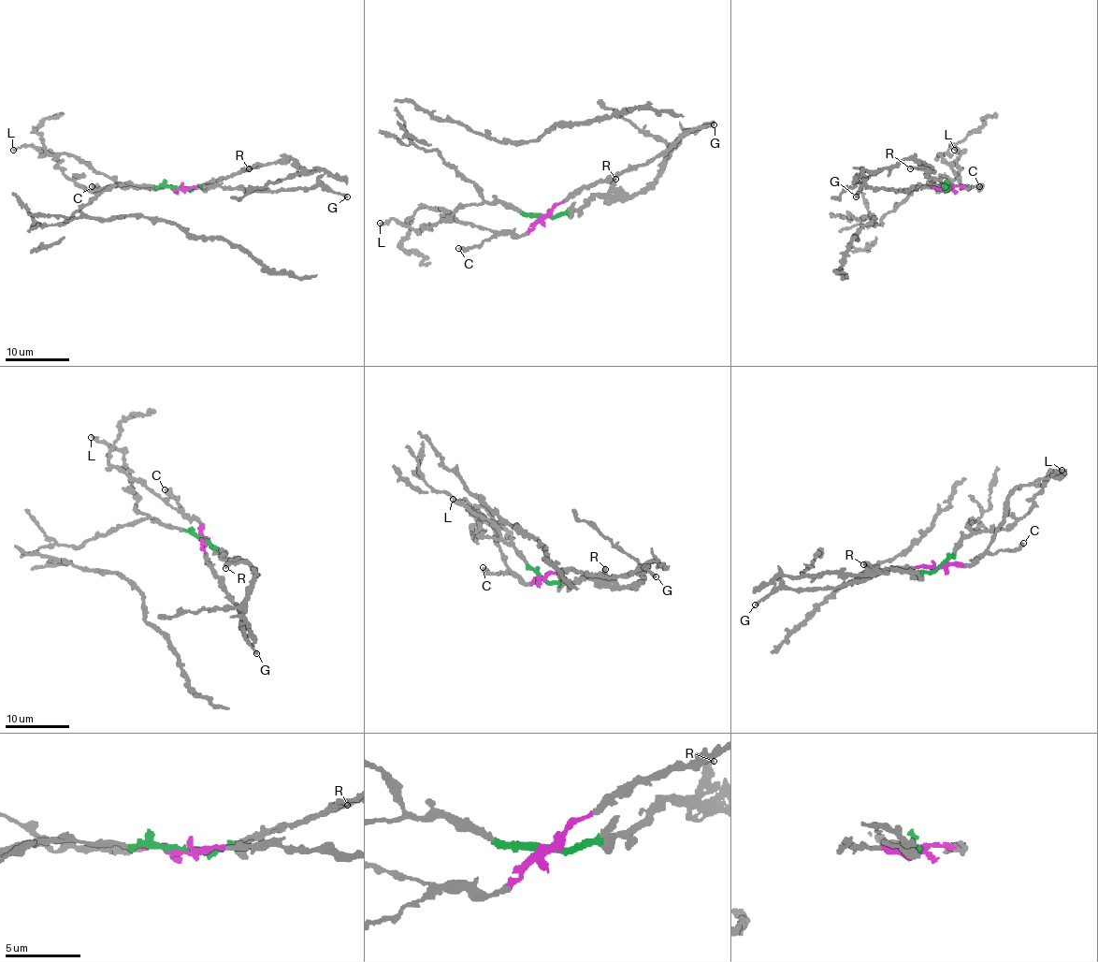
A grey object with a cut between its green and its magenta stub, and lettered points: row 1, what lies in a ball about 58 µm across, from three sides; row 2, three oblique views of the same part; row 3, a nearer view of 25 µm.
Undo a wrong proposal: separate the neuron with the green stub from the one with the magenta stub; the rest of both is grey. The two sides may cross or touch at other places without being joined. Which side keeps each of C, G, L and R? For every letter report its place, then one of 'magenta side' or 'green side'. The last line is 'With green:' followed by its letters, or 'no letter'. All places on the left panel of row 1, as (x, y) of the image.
C: at (92, 186); magenta side
G: at (347, 196); magenta side
L: at (13, 150); green side
R: at (249, 168); green side
With green: L, R

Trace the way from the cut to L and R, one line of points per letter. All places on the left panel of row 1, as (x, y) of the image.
L: (179, 187), (114, 183), (86, 190), (65, 174), (51, 153), (25, 147), (12, 150)
R: (179, 187), (195, 188), (226, 179), (241, 169), (250, 169)

